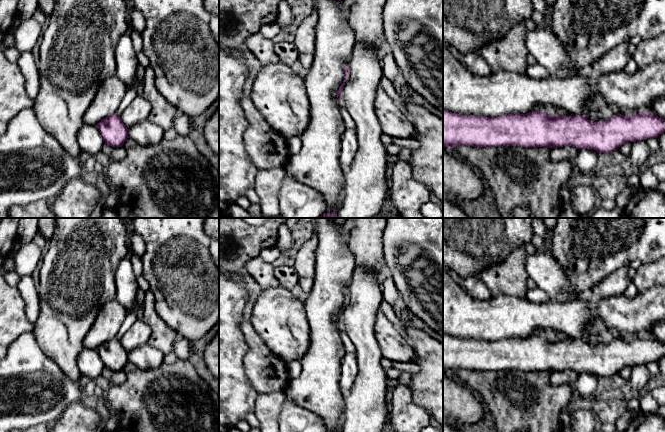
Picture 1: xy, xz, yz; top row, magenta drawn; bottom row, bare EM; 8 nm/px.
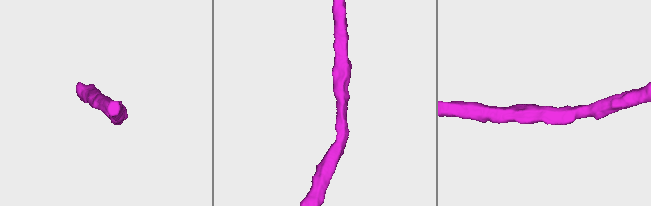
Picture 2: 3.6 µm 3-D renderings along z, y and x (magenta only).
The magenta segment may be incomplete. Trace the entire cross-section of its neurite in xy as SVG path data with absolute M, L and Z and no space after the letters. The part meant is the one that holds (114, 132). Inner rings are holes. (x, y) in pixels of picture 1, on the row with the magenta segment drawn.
M117 113L105 117L98 123L97 127L105 144L111 147L123 146L125 140L128 138L128 128Z

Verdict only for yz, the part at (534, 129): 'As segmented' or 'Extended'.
As segmented

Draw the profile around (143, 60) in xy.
M143 51L137 53L137 59L139 65L141 65L142 67L144 68L150 67L150 61Z

